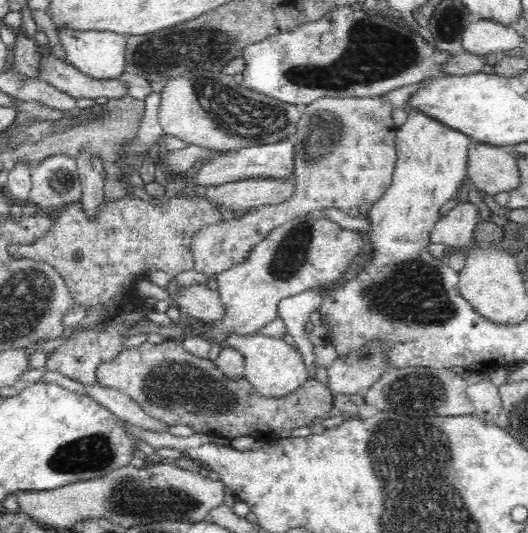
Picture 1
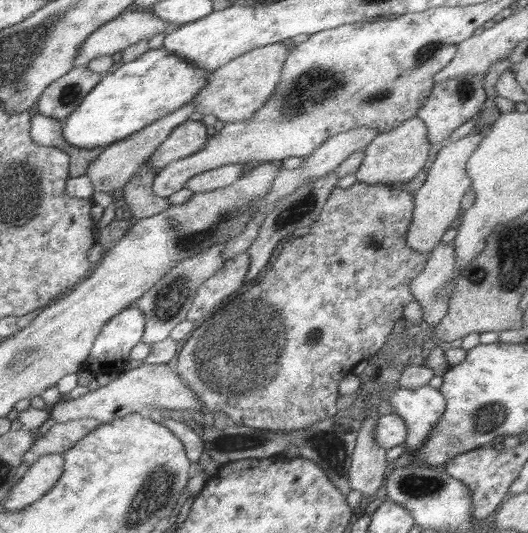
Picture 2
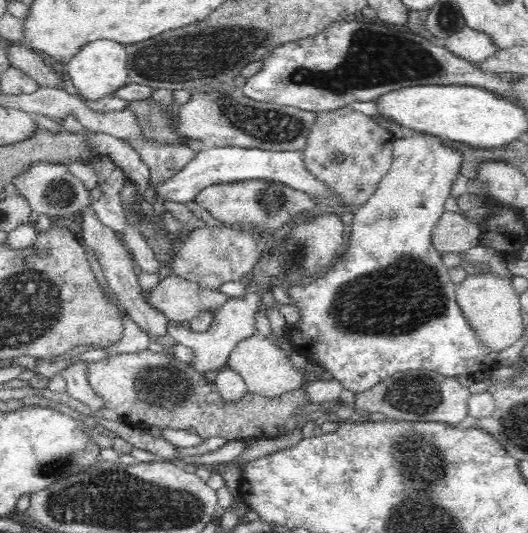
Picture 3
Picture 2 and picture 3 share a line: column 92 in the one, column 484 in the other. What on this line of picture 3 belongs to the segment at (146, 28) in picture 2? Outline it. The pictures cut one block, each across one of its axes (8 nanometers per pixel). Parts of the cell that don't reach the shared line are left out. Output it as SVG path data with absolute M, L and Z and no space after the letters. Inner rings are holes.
M468 26L462 31L452 34L442 45L454 55L466 59L472 63L481 63L489 56L497 54L499 47L488 34L473 30Z

